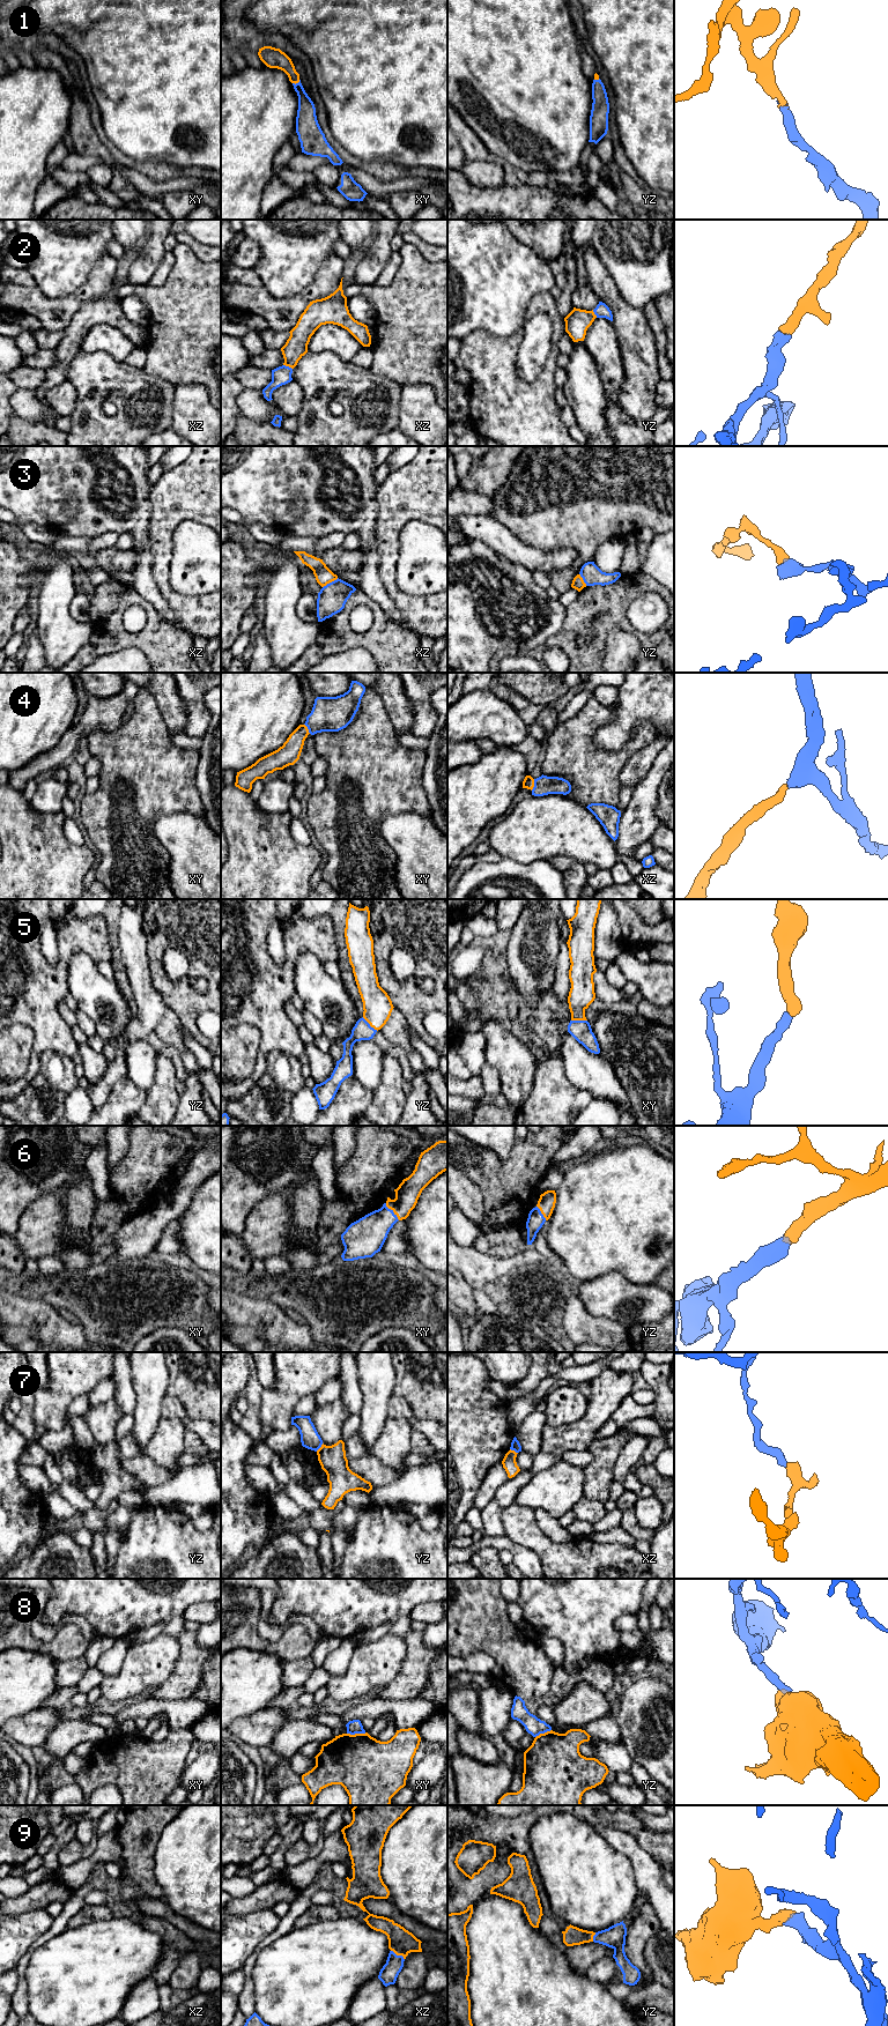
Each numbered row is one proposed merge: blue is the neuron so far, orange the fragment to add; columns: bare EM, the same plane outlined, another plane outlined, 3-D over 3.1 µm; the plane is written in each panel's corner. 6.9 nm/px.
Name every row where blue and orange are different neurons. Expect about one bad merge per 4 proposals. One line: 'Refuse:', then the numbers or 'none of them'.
Refuse: 3, 7, 8

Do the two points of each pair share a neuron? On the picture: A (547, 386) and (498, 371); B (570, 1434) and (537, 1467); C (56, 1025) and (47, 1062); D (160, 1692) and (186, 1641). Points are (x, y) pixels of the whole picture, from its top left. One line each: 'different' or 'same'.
A: same
B: different
C: different
D: same

